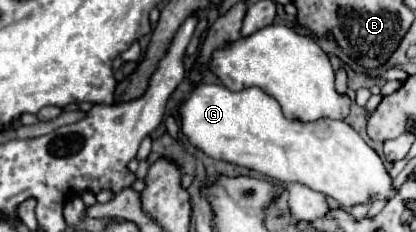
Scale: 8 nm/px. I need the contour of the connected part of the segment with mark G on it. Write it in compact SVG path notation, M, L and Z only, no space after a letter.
M216 83L198 85L180 103L178 117L188 141L210 159L246 167L282 183L302 183L336 199L340 207L378 199L388 201L398 193L384 159L348 123L334 119L314 123L286 119L276 99L258 87L228 91Z

